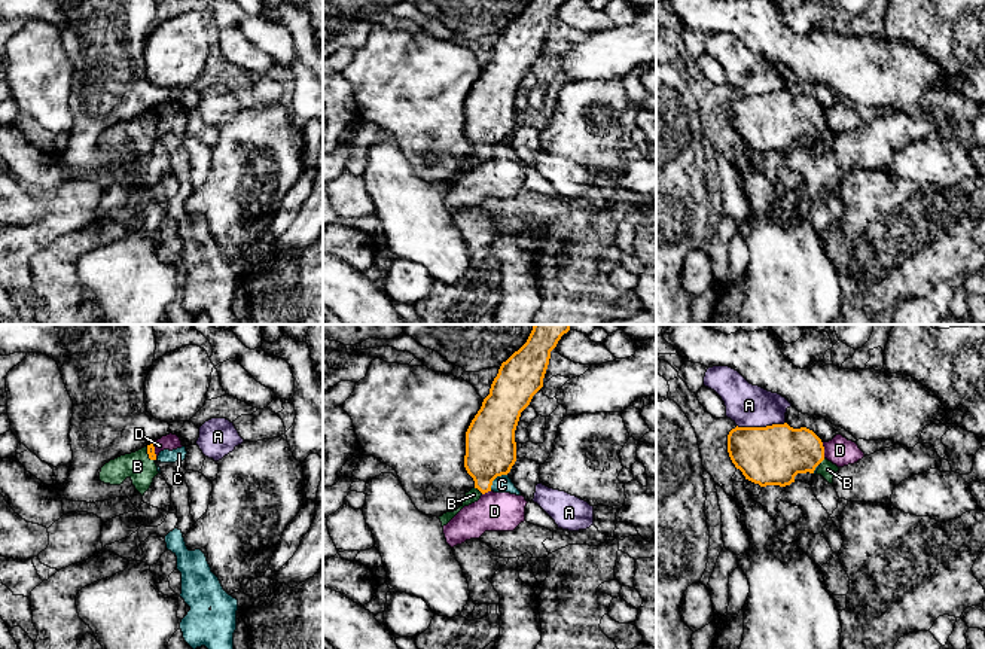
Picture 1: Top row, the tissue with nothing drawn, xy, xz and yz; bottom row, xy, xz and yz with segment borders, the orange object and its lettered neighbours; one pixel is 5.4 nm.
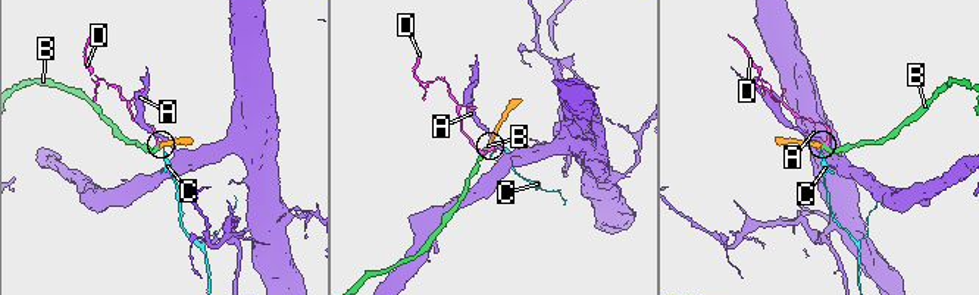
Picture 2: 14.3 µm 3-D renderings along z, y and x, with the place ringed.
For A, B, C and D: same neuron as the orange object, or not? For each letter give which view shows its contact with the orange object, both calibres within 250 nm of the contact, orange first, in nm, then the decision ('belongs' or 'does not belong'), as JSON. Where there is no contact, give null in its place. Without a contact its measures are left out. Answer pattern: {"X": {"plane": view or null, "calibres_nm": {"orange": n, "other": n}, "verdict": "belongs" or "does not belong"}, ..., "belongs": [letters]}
{"A": {"plane": "yz", "calibres_nm": {"orange": 320, "other": 220}, "verdict": "does not belong"}, "B": {"plane": "xz", "calibres_nm": {"orange": 280, "other": 70}, "verdict": "belongs"}, "C": {"plane": "xz", "calibres_nm": {"orange": 280, "other": 100}, "verdict": "does not belong"}, "D": {"plane": "yz", "calibres_nm": {"orange": 320, "other": 150}, "verdict": "does not belong"}, "belongs": ["B"]}

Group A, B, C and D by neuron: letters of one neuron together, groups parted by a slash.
A / B / C D

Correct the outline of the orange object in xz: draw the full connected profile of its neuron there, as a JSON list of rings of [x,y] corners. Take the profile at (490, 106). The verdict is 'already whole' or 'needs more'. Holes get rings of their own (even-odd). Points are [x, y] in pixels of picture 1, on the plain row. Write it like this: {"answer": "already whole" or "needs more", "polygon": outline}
{"answer": "needs more", "polygon": [[[530,0],[527,9],[501,30],[490,61],[466,98],[464,134],[475,153],[463,171],[439,183],[446,192],[464,173],[491,158],[497,143],[507,141],[516,128],[515,97],[521,79],[543,54],[551,18],[564,0]]]}

